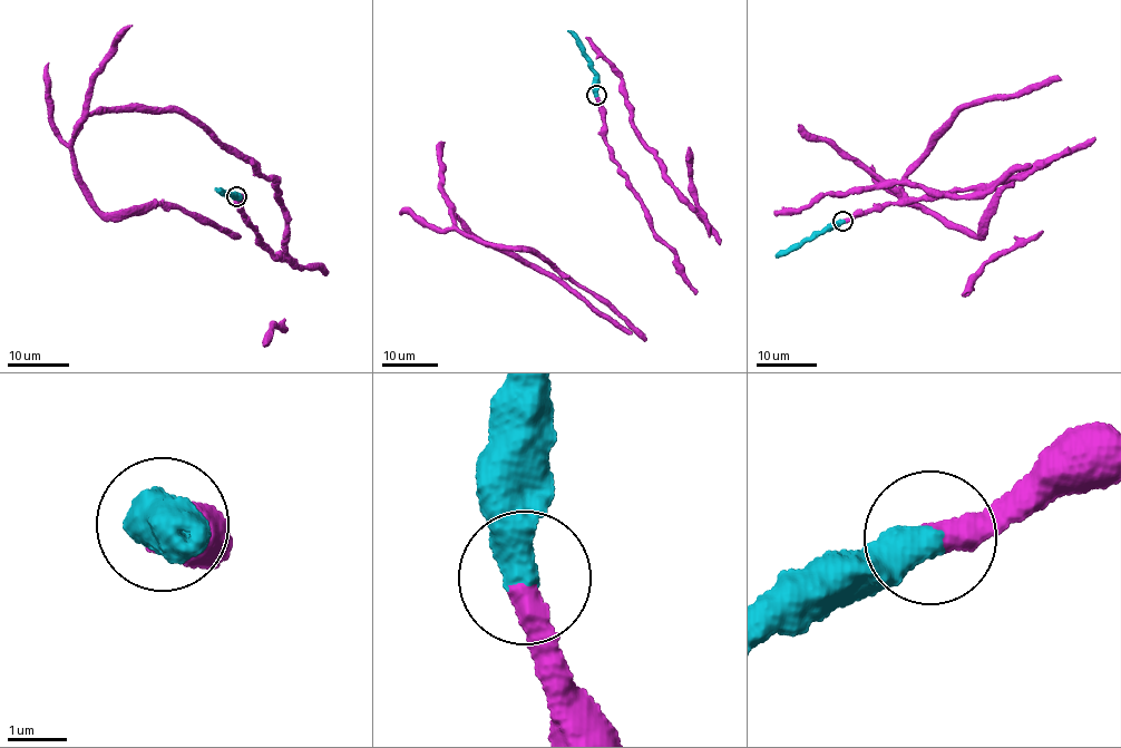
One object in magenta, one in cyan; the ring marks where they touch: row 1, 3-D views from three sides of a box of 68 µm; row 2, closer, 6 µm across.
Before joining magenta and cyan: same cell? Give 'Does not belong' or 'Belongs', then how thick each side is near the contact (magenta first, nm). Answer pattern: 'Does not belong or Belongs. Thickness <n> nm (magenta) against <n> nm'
Belongs. Thickness 420 nm (magenta) against 550 nm

